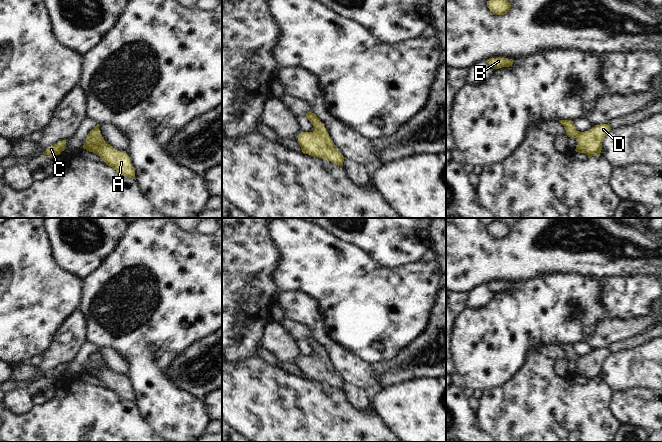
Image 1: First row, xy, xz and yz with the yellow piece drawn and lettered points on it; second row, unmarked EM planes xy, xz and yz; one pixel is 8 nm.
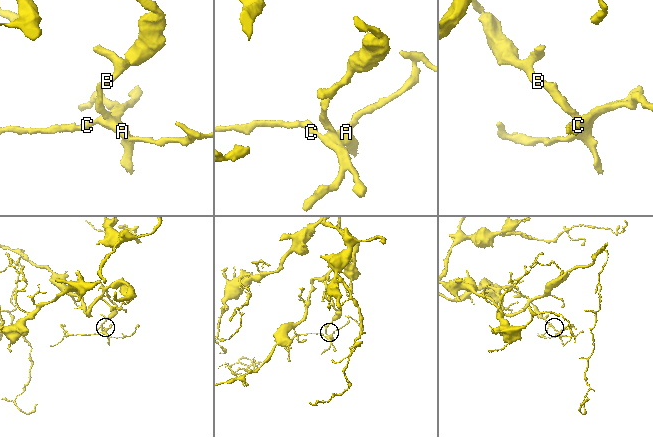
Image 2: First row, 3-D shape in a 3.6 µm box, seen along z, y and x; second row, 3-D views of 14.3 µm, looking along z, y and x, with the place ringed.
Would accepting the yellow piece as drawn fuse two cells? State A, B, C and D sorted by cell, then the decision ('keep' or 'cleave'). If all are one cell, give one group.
groups A B C D; keep

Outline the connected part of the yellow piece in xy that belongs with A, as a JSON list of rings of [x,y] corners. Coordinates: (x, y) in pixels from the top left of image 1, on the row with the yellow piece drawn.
[[[99,124],[88,133],[83,149],[100,156],[105,161],[106,165],[115,169],[120,175],[134,179],[135,169],[126,151],[118,151],[110,146],[102,138]]]

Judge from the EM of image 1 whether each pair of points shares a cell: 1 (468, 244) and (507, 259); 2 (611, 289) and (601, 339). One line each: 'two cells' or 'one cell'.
1: one cell
2: two cells

